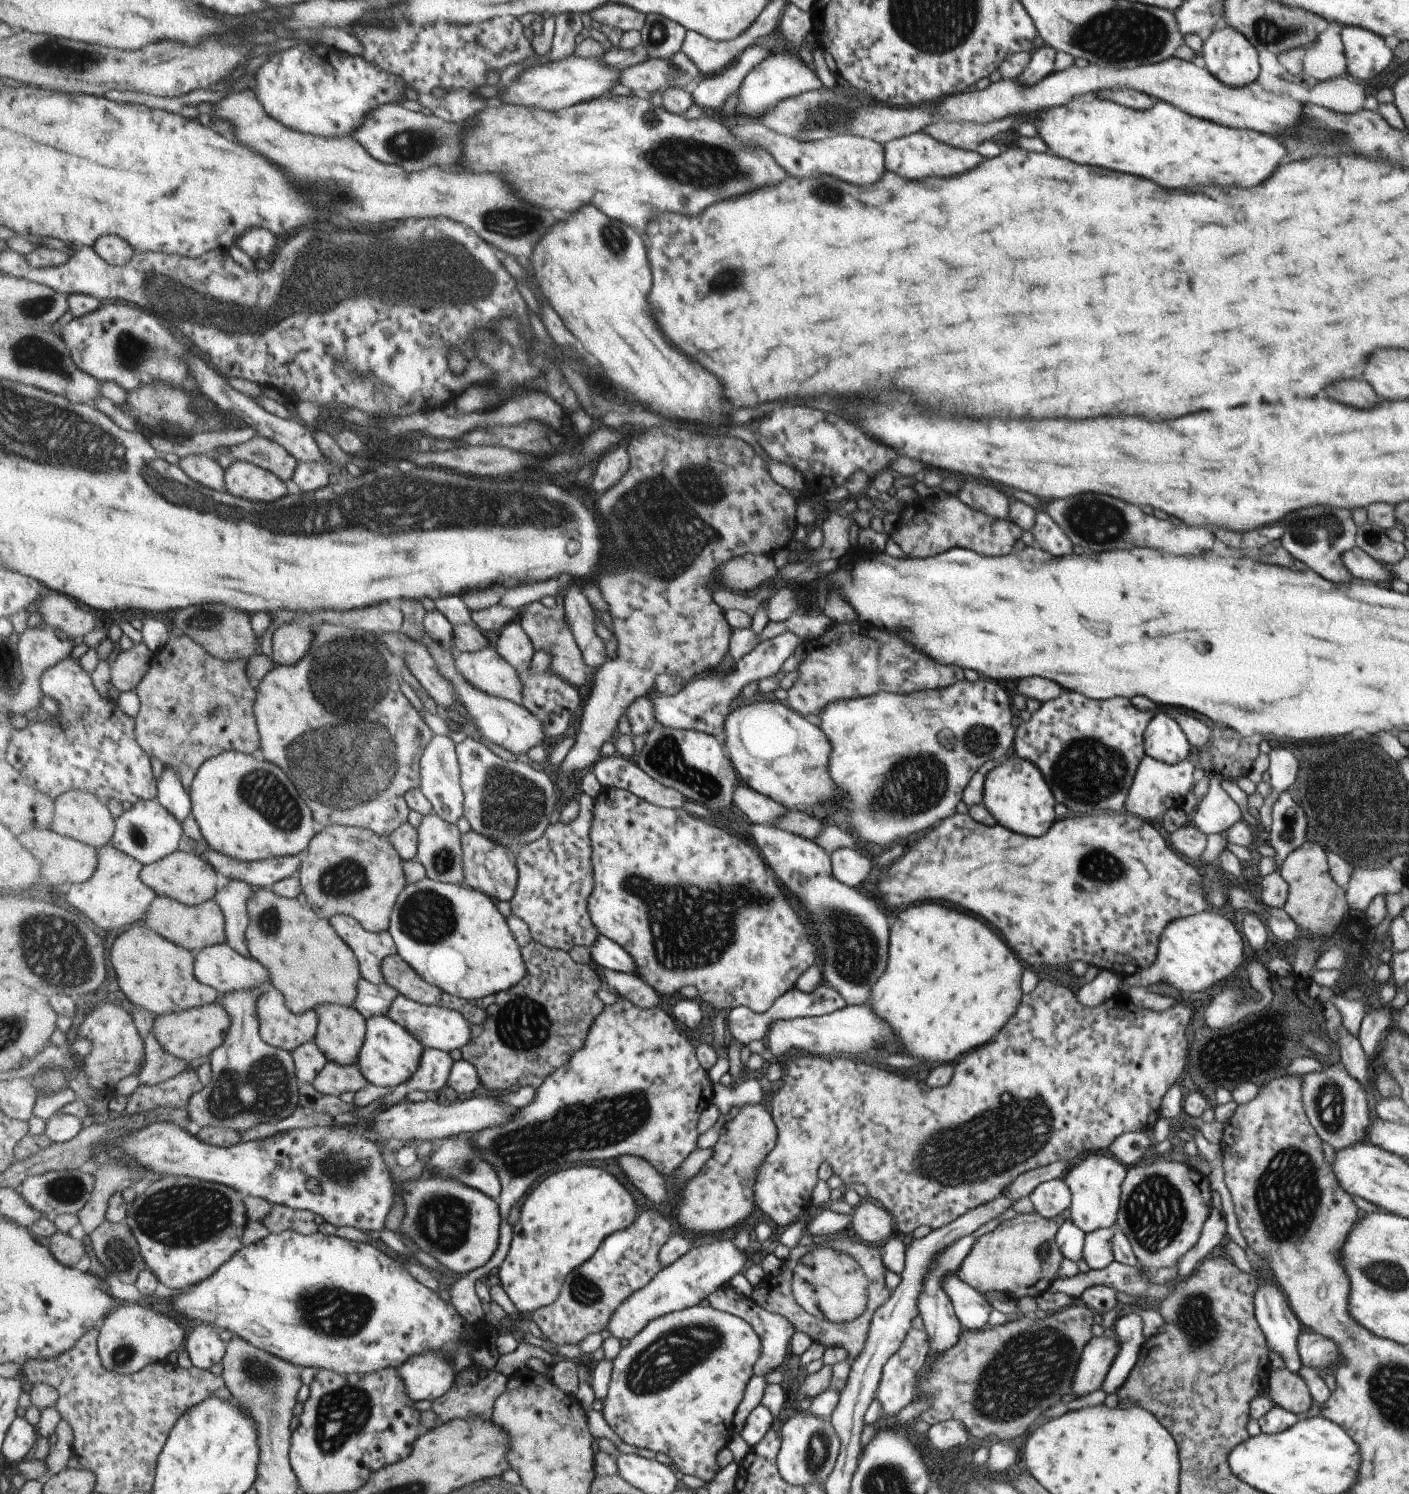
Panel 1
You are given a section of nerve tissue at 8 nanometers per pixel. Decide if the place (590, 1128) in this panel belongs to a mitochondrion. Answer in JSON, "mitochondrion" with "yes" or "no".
{"mitochondrion":"yes"}

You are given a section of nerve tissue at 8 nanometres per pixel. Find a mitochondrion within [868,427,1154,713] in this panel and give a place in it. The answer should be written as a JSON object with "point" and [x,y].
{"point":[1097,521]}

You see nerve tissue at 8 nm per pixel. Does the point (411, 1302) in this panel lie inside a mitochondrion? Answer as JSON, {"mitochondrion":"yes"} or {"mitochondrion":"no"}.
{"mitochondrion":"no"}

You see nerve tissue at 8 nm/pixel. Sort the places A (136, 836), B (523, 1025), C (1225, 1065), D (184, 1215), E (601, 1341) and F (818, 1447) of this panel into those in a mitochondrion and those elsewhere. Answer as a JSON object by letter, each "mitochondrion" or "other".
{"A":"mitochondrion","B":"mitochondrion","C":"mitochondrion","D":"mitochondrion","E":"other","F":"mitochondrion"}

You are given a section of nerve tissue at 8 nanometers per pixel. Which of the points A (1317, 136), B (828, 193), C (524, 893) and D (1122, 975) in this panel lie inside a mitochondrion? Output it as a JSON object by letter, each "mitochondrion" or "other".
{"A":"mitochondrion","B":"mitochondrion","C":"other","D":"other"}

